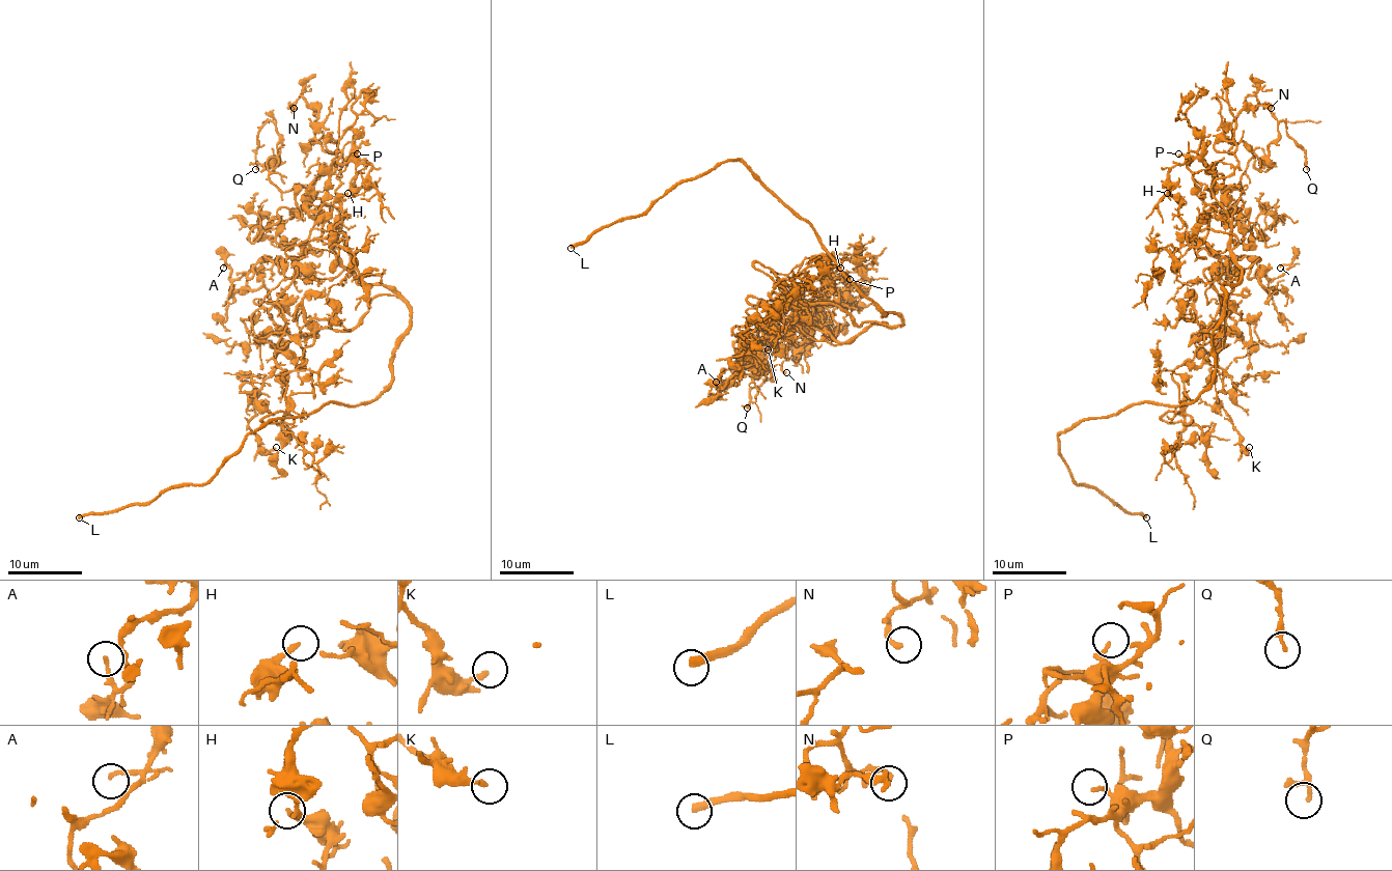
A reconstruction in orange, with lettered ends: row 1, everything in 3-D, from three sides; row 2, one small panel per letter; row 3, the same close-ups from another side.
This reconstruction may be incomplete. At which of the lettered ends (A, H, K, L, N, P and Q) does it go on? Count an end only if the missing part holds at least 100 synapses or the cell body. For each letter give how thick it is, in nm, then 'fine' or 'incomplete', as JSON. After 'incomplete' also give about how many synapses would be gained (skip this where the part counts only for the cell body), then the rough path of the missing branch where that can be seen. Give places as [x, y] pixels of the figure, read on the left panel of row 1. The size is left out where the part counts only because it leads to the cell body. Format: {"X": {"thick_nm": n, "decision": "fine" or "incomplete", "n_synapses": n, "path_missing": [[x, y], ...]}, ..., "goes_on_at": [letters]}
{"A": {"thick_nm": 160, "decision": "fine"}, "H": {"thick_nm": 140, "decision": "fine"}, "K": {"thick_nm": 190, "decision": "fine"}, "L": {"thick_nm": 360, "decision": "incomplete"}, "N": {"thick_nm": 190, "decision": "fine"}, "P": {"thick_nm": 160, "decision": "fine"}, "Q": {"thick_nm": 130, "decision": "fine"}, "goes_on_at": ["L"]}

